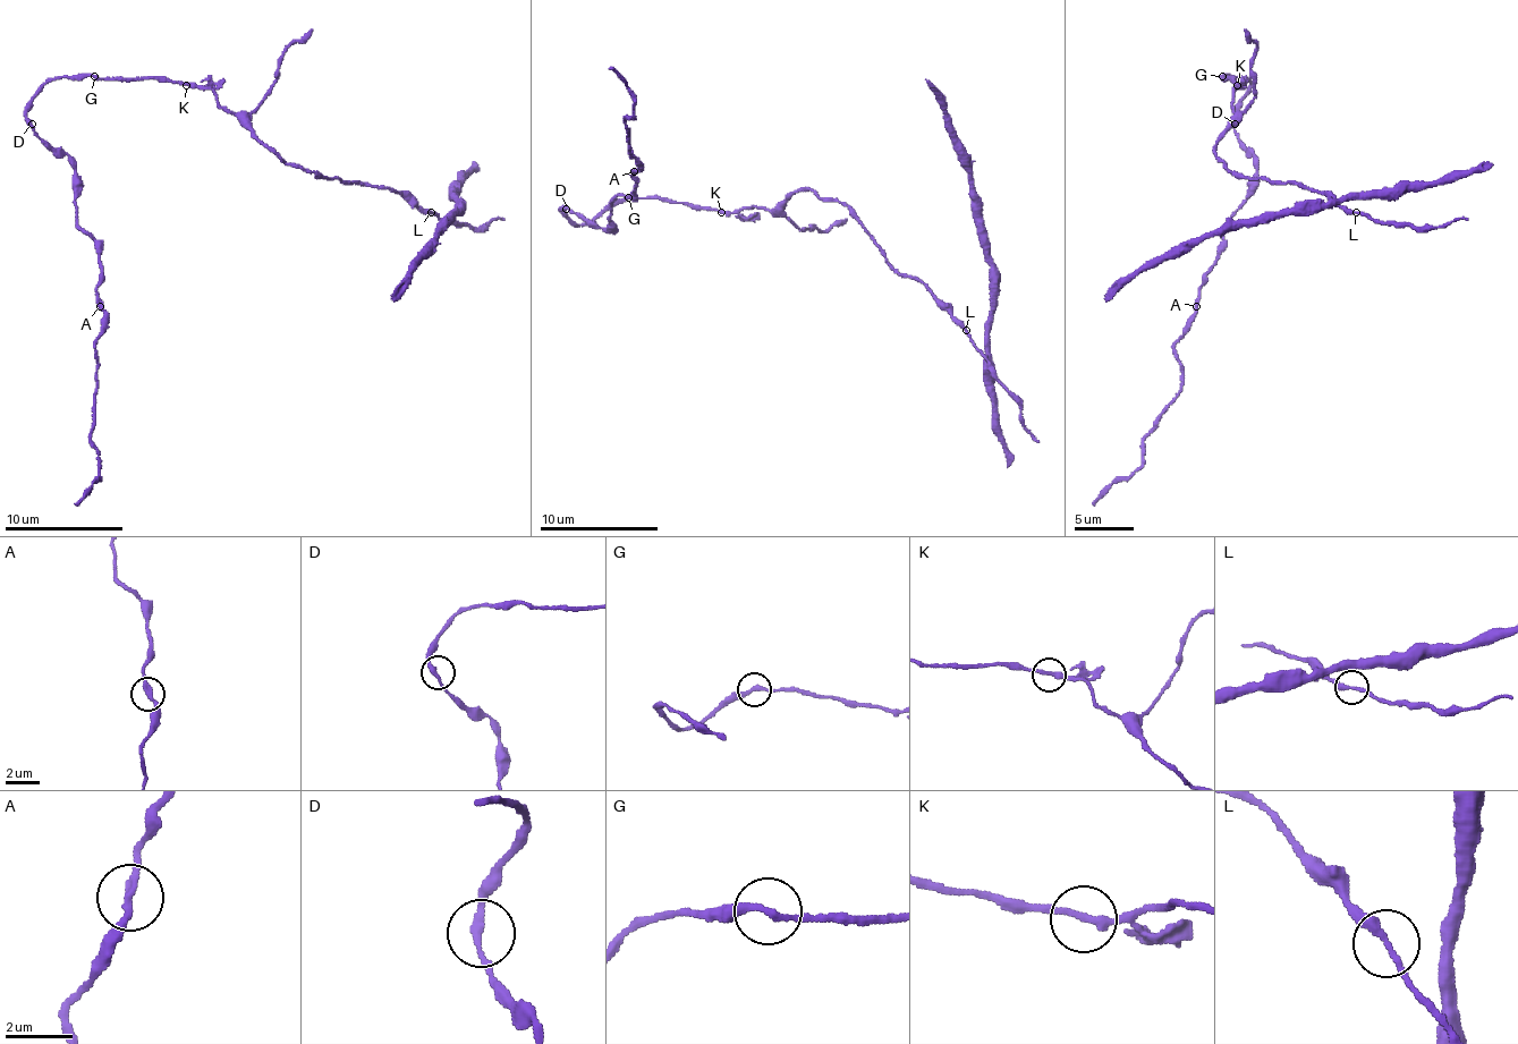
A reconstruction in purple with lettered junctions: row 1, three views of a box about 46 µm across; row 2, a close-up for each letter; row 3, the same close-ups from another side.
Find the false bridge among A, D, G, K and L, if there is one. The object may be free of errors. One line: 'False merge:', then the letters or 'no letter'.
False merge: no letter

